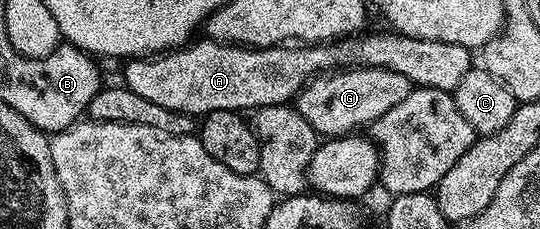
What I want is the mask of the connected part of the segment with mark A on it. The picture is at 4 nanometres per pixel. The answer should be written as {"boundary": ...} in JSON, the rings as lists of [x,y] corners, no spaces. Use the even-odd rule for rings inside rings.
{"boundary":[[[360,33],[352,35],[346,39],[336,39],[330,43],[316,43],[314,45],[280,45],[278,47],[236,47],[234,43],[217,43],[213,39],[206,37],[200,38],[200,43],[196,41],[188,42],[186,45],[174,50],[165,51],[162,55],[154,57],[131,57],[126,60],[127,63],[123,67],[122,82],[129,89],[133,89],[133,93],[138,93],[141,97],[154,101],[156,105],[162,105],[165,109],[173,109],[180,111],[192,117],[202,117],[213,113],[214,111],[233,111],[236,113],[251,113],[261,107],[269,105],[281,105],[282,103],[290,104],[292,100],[298,96],[303,90],[306,83],[311,82],[316,75],[330,73],[336,69],[346,69],[349,67],[380,67],[381,69],[393,69],[393,73],[401,73],[405,77],[409,77],[409,81],[415,87],[432,87],[433,89],[441,89],[442,91],[454,92],[457,85],[461,85],[461,77],[465,77],[465,73],[473,70],[471,63],[472,48],[465,45],[449,45],[445,41],[425,41],[424,39],[414,39],[413,37],[405,37],[398,33],[390,33],[391,35],[367,35],[368,33]]]}

